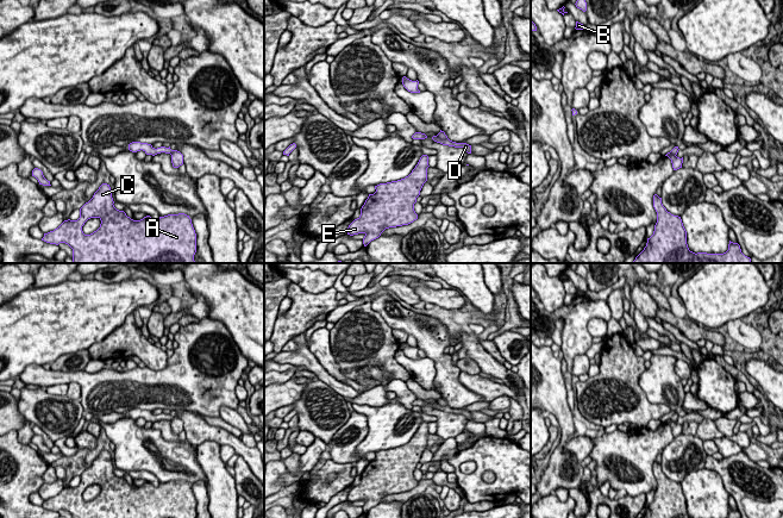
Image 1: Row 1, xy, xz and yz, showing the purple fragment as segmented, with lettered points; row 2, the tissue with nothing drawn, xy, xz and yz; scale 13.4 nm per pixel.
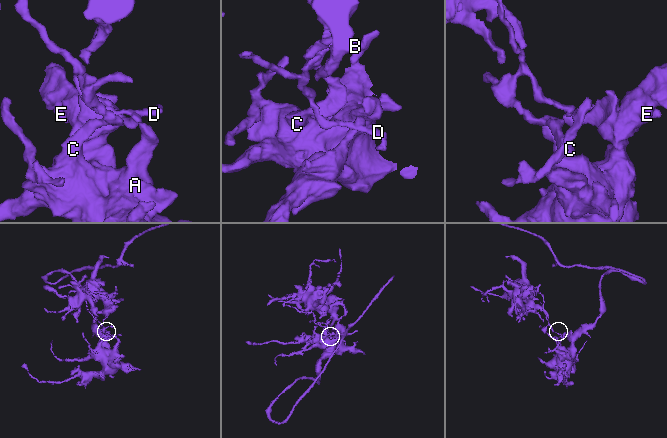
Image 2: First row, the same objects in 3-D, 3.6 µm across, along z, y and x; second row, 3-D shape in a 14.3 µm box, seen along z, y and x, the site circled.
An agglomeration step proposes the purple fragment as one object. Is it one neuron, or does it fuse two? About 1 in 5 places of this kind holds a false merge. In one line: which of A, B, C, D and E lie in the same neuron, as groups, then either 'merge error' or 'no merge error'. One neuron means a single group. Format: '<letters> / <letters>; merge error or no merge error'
A B C D E; no merge error

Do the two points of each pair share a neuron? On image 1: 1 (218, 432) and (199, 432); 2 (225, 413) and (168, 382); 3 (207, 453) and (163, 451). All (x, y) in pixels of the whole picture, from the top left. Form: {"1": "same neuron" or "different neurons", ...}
{"1": "same neuron", "2": "different neurons", "3": "different neurons"}

